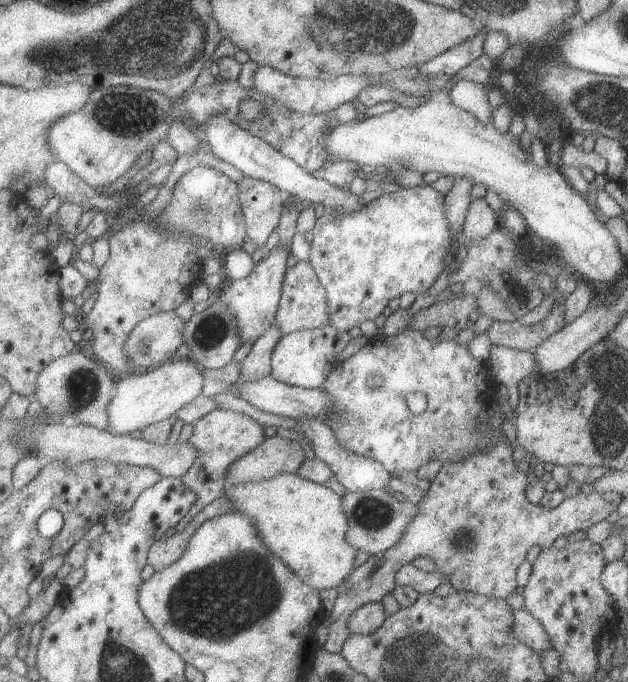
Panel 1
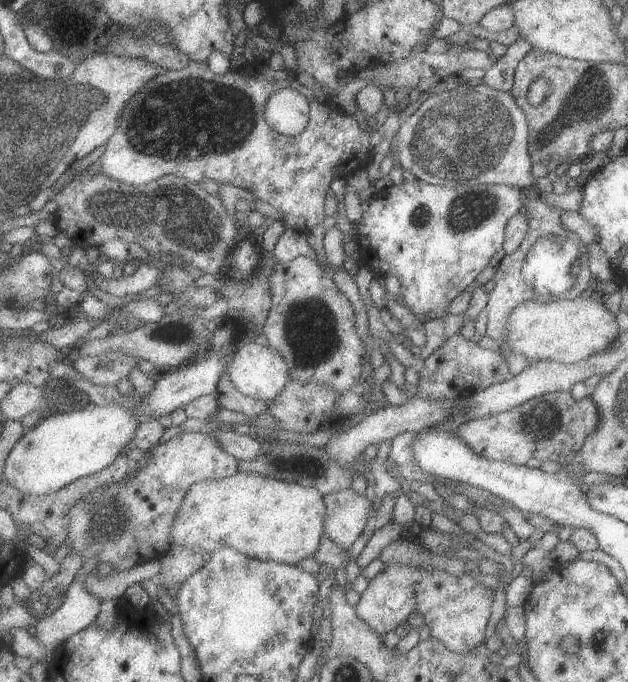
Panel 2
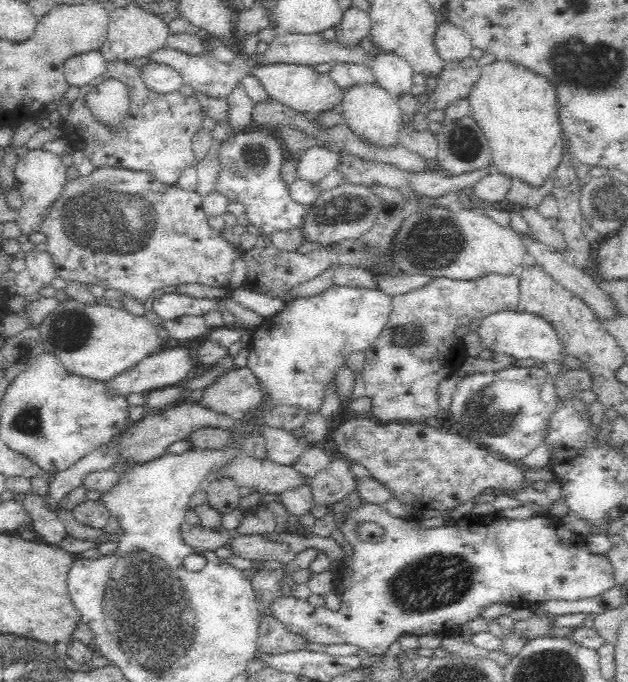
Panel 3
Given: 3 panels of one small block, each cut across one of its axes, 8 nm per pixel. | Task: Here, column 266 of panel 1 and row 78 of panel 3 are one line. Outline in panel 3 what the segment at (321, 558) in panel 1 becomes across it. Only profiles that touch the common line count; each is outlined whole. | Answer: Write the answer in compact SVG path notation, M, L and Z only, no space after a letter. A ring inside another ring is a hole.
M496 61L482 67L481 76L474 88L468 93L471 117L483 130L489 142L492 165L496 172L509 179L520 180L532 188L543 187L553 178L553 173L560 166L566 148L564 131L558 119L556 91L552 85L535 72L512 66L509 62Z

